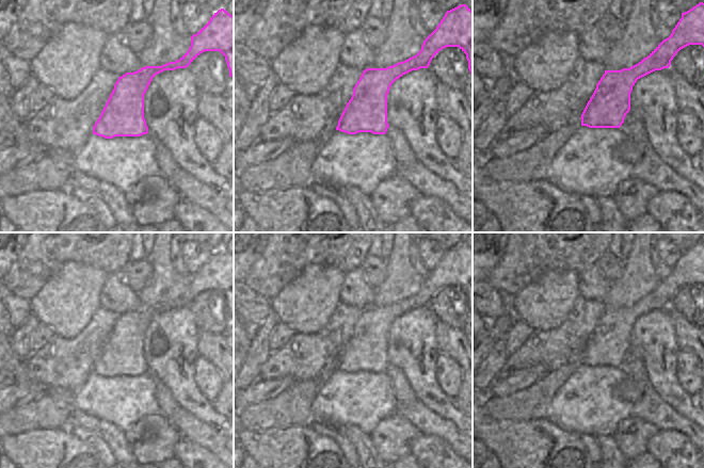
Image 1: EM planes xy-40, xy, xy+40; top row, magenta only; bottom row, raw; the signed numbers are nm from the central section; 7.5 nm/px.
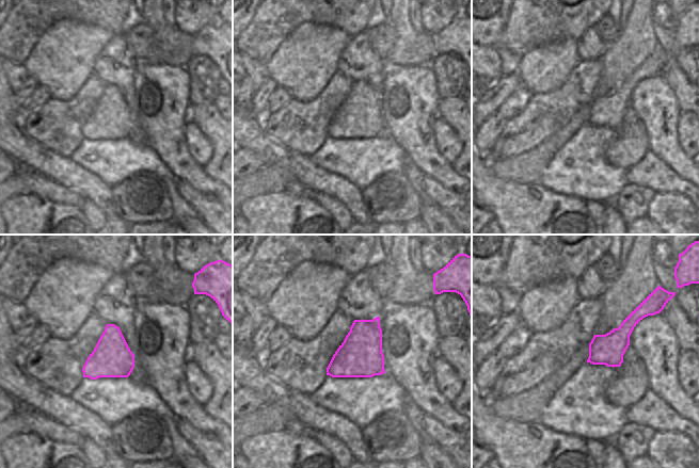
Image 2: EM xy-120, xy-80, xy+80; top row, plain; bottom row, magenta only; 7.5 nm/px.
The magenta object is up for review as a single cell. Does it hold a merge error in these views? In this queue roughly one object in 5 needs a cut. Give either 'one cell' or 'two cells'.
one cell

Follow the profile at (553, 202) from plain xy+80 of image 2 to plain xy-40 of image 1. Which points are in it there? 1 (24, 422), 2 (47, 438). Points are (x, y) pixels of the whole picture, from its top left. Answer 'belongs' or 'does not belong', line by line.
1: does not belong
2: belongs

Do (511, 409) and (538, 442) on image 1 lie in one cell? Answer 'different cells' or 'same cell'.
different cells

